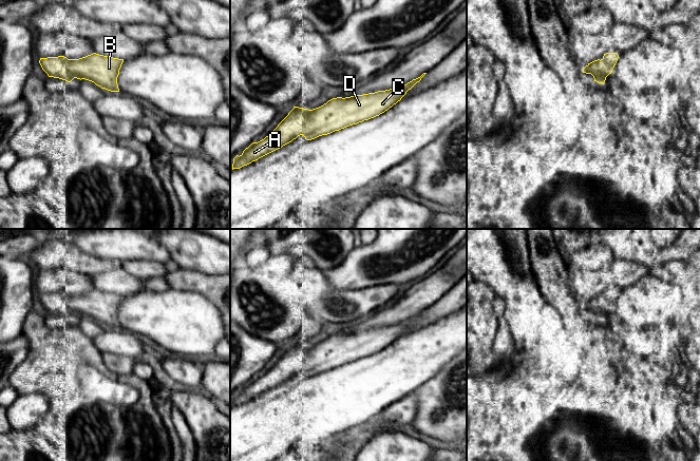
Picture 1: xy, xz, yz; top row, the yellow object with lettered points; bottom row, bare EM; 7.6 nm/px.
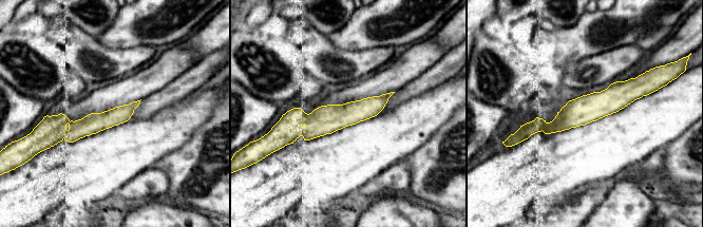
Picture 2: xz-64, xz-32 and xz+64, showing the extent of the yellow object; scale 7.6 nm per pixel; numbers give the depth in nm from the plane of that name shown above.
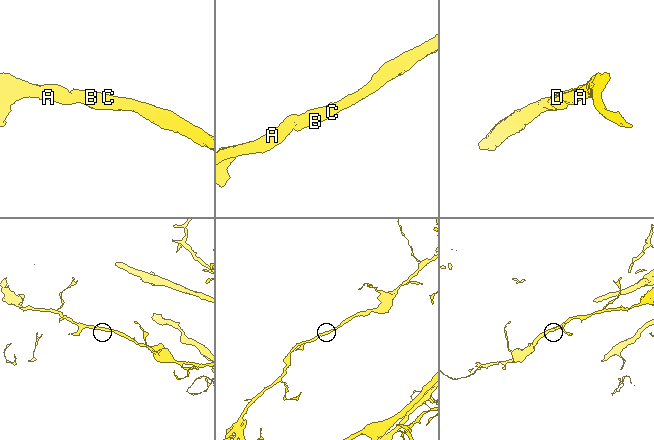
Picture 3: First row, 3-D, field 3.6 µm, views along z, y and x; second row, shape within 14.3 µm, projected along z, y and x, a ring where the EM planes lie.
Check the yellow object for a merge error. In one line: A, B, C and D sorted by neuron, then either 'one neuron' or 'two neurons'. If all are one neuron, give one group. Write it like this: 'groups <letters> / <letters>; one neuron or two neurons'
groups A B C D; one neuron

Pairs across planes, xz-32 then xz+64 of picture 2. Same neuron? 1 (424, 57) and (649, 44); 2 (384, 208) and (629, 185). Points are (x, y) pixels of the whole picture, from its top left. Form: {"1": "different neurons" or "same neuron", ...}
{"1": "different neurons", "2": "same neuron"}

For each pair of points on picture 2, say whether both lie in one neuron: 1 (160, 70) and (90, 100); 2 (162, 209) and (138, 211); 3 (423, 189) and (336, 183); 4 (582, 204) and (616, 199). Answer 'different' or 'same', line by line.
1: same
2: same
3: different
4: different

